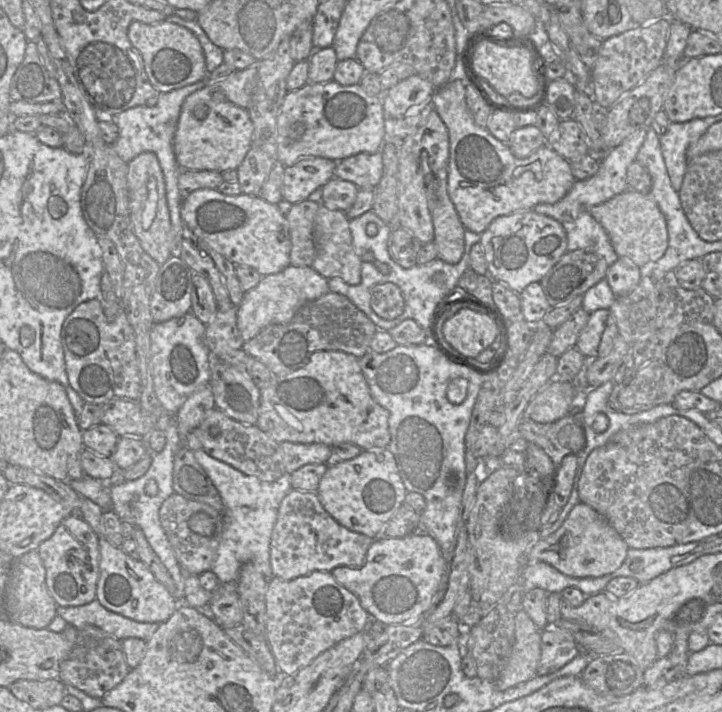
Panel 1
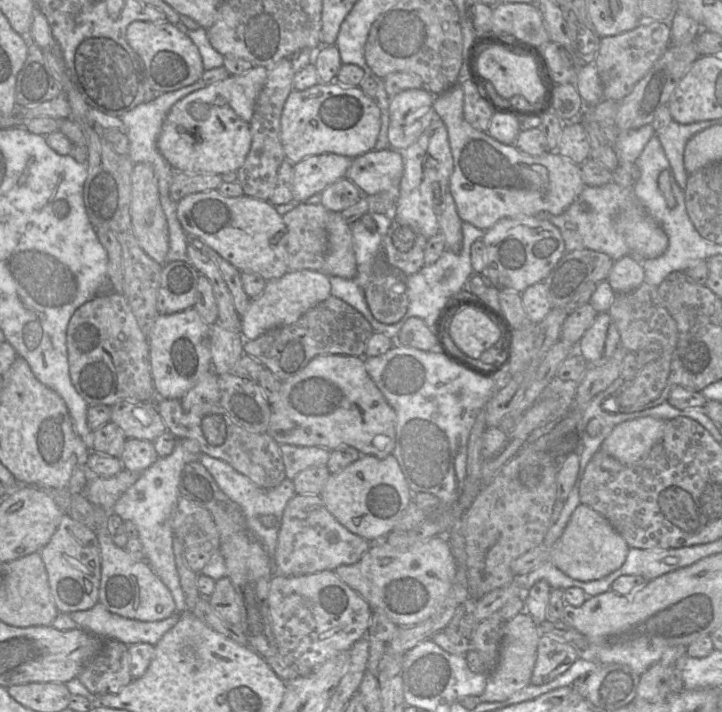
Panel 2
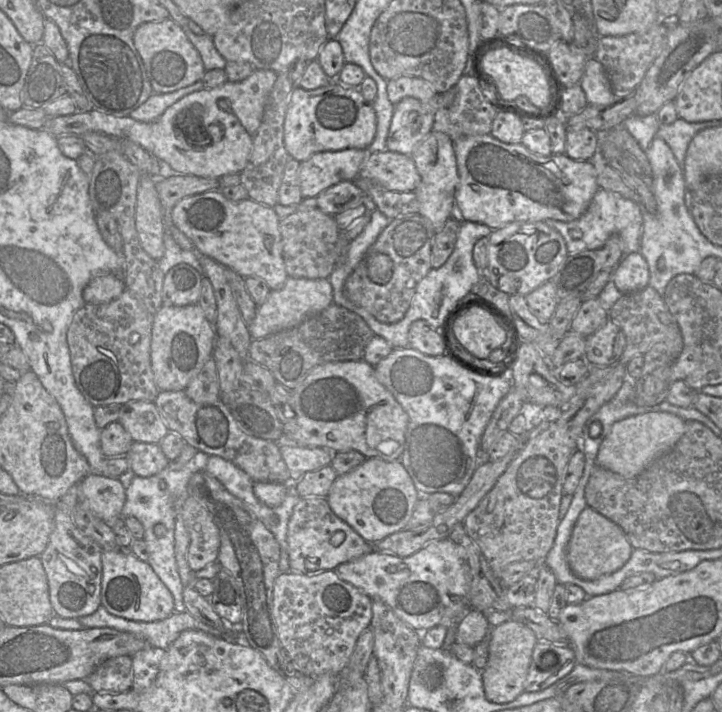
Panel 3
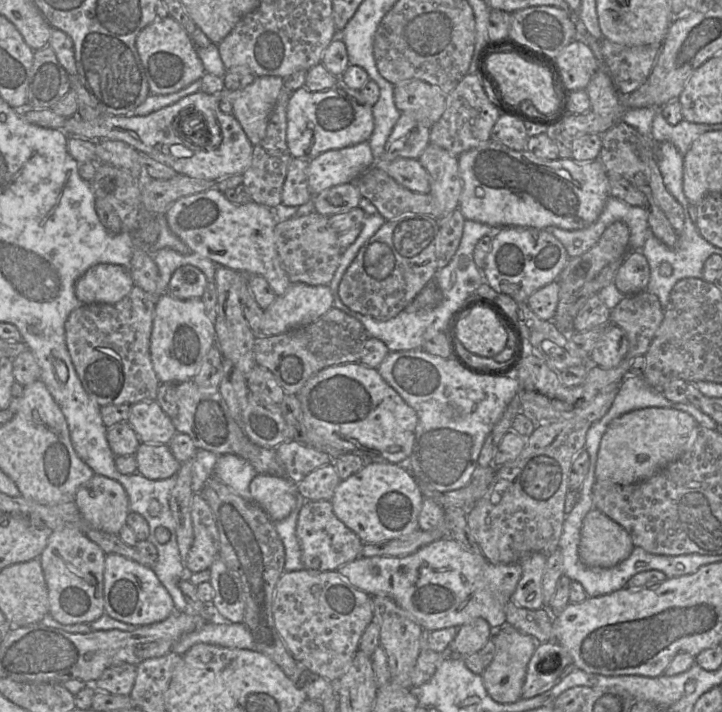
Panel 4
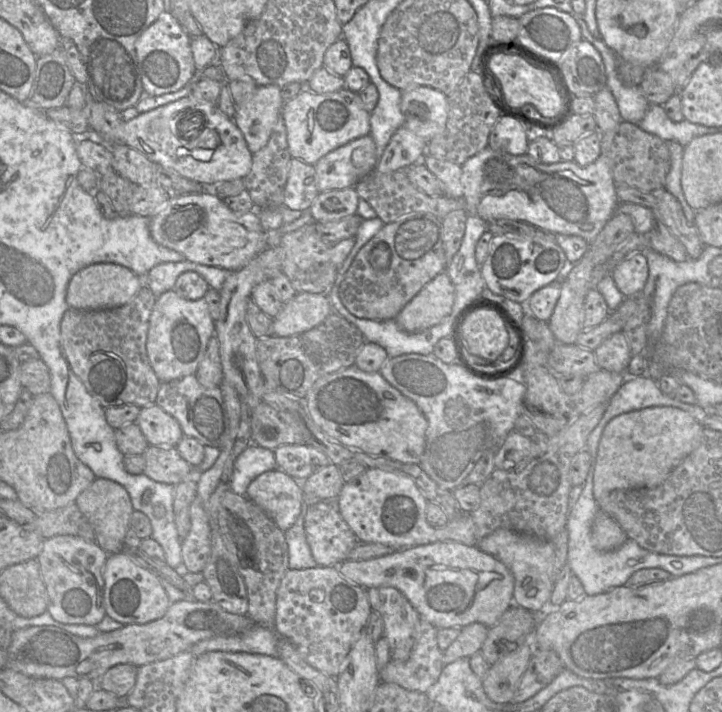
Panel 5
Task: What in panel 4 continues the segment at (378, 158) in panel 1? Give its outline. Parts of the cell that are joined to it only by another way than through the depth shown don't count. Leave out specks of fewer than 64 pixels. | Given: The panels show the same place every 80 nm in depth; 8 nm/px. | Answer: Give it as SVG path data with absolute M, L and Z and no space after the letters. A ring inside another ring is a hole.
M377 159L375 165L409 190L422 194L430 193L430 176L418 159Z

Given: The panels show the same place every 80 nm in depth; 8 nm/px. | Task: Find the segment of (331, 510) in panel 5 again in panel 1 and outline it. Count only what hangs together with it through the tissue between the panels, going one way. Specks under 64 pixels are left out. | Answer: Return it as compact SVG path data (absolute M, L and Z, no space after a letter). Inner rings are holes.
M292 490L284 497L274 524L270 540L270 566L274 577L291 580L313 571L329 571L339 566L361 567L373 539L350 531L339 524L322 506L316 492Z

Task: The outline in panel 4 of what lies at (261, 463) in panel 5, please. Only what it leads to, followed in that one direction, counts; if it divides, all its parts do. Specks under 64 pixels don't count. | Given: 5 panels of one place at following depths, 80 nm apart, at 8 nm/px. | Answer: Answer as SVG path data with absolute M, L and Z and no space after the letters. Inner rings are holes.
M233 454L219 455L213 470L214 477L246 500L252 500L249 486L256 475L247 460Z

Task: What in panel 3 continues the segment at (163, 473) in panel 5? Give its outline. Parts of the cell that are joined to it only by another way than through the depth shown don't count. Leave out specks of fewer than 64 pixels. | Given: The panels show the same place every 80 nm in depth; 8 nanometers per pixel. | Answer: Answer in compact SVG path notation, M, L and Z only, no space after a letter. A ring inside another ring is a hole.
M133 441L130 449L124 455L129 464L129 471L141 477L158 474L165 469L169 460L164 455L159 444Z

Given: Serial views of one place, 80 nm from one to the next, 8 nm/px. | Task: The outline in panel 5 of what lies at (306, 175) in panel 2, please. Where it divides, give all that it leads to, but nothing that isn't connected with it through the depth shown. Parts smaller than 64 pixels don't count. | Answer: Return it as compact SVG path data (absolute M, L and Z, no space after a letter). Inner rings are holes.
M370 134L342 145L321 157L315 164L319 192L355 187L356 183L377 168L376 145Z

